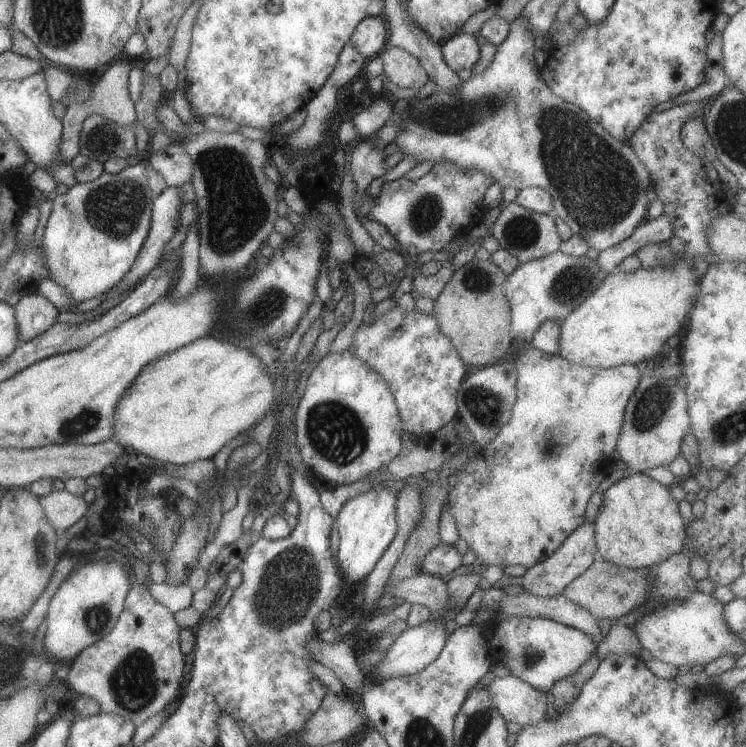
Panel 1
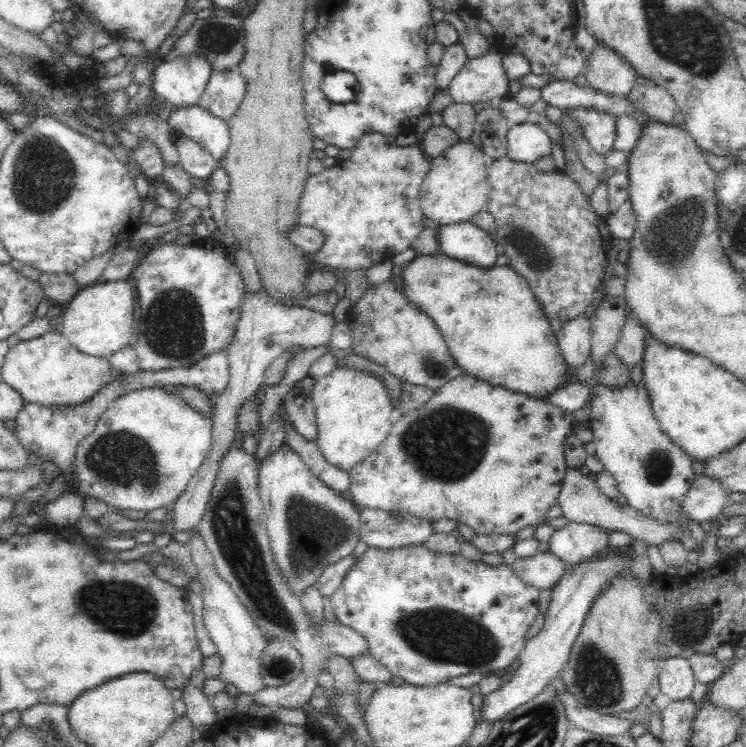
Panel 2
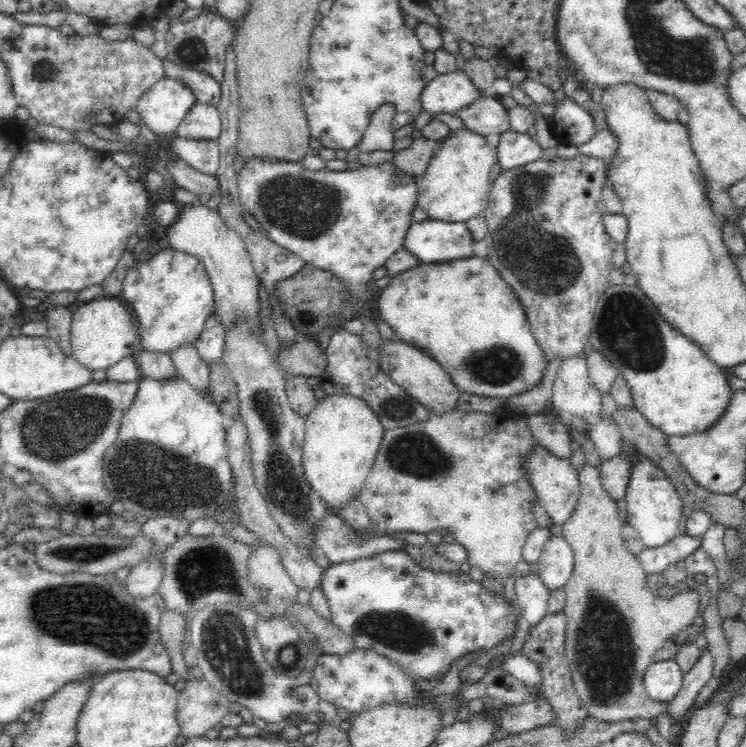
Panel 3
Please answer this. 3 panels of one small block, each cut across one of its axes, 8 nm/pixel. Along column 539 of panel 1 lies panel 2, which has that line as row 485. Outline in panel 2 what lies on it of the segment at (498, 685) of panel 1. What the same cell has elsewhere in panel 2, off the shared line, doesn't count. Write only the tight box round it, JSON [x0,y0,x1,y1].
[682,477,728,526]

